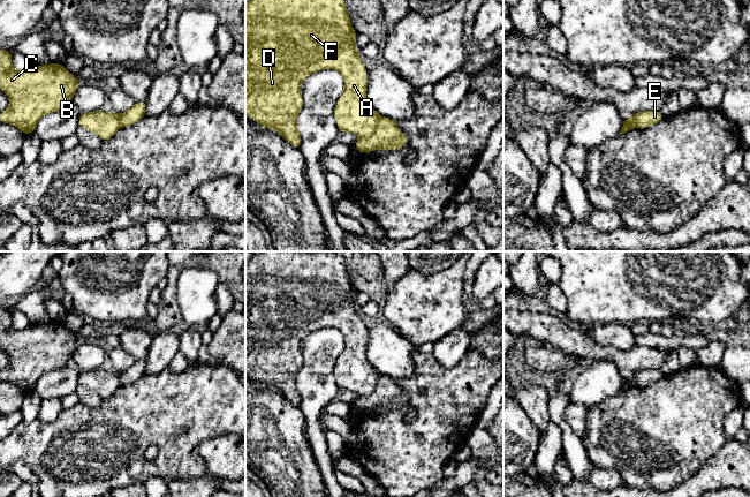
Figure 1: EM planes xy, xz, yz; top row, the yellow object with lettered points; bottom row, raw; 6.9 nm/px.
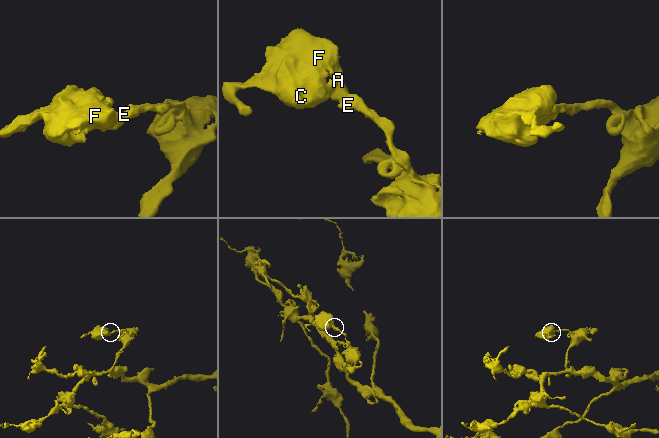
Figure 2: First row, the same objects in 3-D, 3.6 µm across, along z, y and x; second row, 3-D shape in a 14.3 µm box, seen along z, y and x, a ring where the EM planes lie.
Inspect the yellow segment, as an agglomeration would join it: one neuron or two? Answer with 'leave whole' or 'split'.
split

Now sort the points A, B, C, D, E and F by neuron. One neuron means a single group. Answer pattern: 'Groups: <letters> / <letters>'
Groups: A B C D F / E

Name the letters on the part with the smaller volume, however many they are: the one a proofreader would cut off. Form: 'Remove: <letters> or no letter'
Remove: A, B, C, D, F

